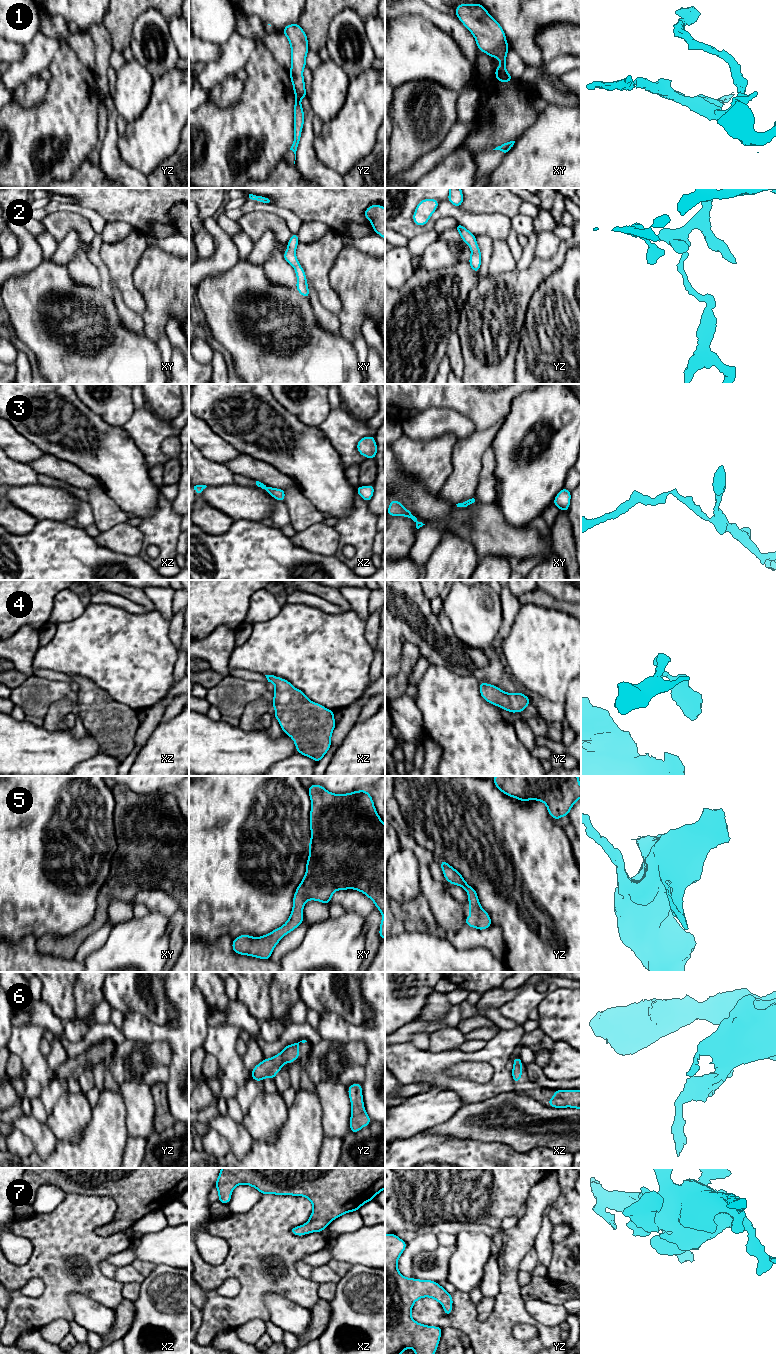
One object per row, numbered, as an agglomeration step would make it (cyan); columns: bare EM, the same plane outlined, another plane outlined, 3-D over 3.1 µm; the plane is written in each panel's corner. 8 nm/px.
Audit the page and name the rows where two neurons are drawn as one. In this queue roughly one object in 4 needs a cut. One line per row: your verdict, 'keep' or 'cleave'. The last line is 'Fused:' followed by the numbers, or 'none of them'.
1: keep
2: keep
3: keep
4: keep
5: keep
6: keep
7: keep
Fused: none of them

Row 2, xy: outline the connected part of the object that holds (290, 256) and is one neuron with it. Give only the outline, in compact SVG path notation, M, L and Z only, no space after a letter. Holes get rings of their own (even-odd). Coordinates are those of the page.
M292 233L292 236L287 243L288 243L287 250L283 254L283 257L286 262L288 262L290 265L293 266L296 272L297 284L295 288L303 297L309 299L309 288L307 285L307 278L305 275L305 271L301 267L295 253L297 245L299 243L298 233Z

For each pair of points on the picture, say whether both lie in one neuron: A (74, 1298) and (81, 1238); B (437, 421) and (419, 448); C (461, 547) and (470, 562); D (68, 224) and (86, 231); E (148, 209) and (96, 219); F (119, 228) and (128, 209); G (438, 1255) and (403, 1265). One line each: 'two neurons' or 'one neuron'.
A: two neurons
B: two neurons
C: one neuron
D: one neuron
E: two neurons
F: two neurons
G: two neurons

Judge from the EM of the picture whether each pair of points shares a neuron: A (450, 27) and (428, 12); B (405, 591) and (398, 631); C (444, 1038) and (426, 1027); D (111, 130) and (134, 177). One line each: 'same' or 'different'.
A: same
B: same
C: different
D: same

